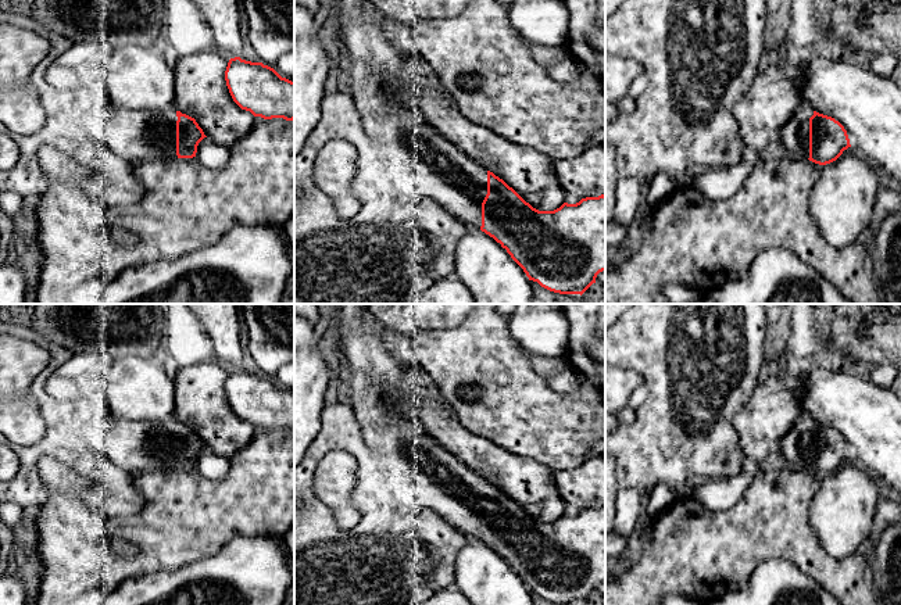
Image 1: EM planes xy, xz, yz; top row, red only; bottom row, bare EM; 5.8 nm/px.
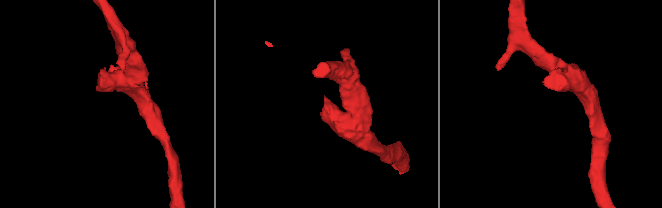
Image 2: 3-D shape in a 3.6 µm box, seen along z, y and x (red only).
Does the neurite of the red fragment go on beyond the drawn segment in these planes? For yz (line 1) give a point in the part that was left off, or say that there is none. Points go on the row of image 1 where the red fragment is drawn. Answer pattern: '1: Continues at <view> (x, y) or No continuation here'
1: Continues at yz (793, 139)

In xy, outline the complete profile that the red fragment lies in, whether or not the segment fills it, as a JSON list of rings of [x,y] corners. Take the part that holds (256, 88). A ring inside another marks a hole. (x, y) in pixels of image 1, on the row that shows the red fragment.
[[[230,58],[225,80],[233,101],[254,117],[294,119],[294,82],[262,62]]]

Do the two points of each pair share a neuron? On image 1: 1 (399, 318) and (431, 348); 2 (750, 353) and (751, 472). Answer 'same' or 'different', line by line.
1: different
2: different

